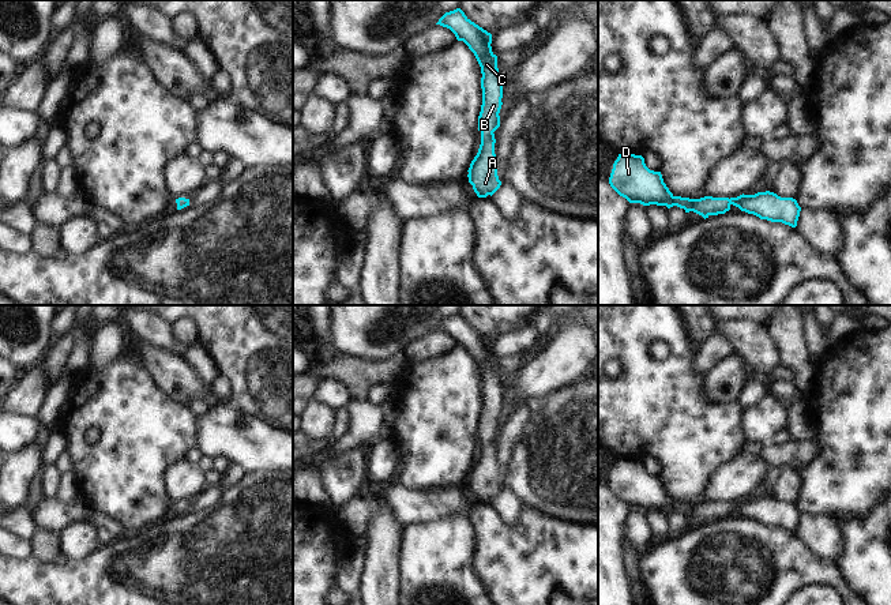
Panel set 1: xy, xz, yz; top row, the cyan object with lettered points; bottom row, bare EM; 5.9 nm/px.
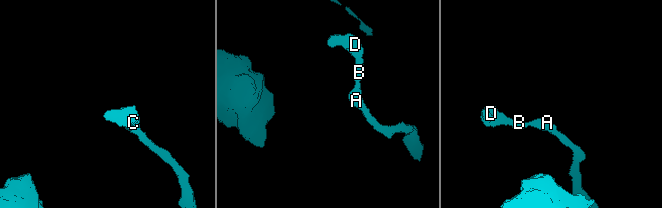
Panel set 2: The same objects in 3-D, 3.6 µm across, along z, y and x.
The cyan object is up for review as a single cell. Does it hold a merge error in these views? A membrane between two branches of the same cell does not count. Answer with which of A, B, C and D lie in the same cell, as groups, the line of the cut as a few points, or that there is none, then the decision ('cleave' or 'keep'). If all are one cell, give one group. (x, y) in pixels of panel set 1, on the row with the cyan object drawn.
A B C D | no cut | keep

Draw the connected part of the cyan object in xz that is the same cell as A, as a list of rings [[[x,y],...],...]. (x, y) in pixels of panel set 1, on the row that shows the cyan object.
[[[460,8],[446,12],[436,25],[450,29],[463,41],[481,67],[482,105],[478,116],[481,144],[469,168],[469,183],[478,198],[493,195],[501,185],[495,154],[495,131],[500,127],[504,78],[499,75],[497,56],[492,52],[492,34],[471,22]]]

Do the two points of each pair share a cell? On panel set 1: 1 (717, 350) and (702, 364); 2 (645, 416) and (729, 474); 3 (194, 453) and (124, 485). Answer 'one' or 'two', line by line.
1: one
2: two
3: two

